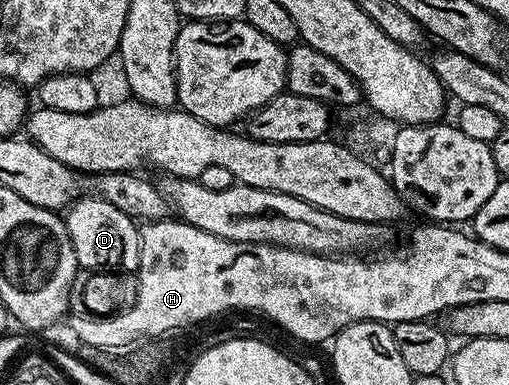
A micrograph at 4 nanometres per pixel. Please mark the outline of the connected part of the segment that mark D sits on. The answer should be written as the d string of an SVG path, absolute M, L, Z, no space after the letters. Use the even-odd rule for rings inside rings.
M93 198L75 199L64 215L68 237L72 241L72 249L78 258L79 268L90 273L96 271L137 272L142 244L139 224L120 209L116 209L116 205L112 205L107 199Z

